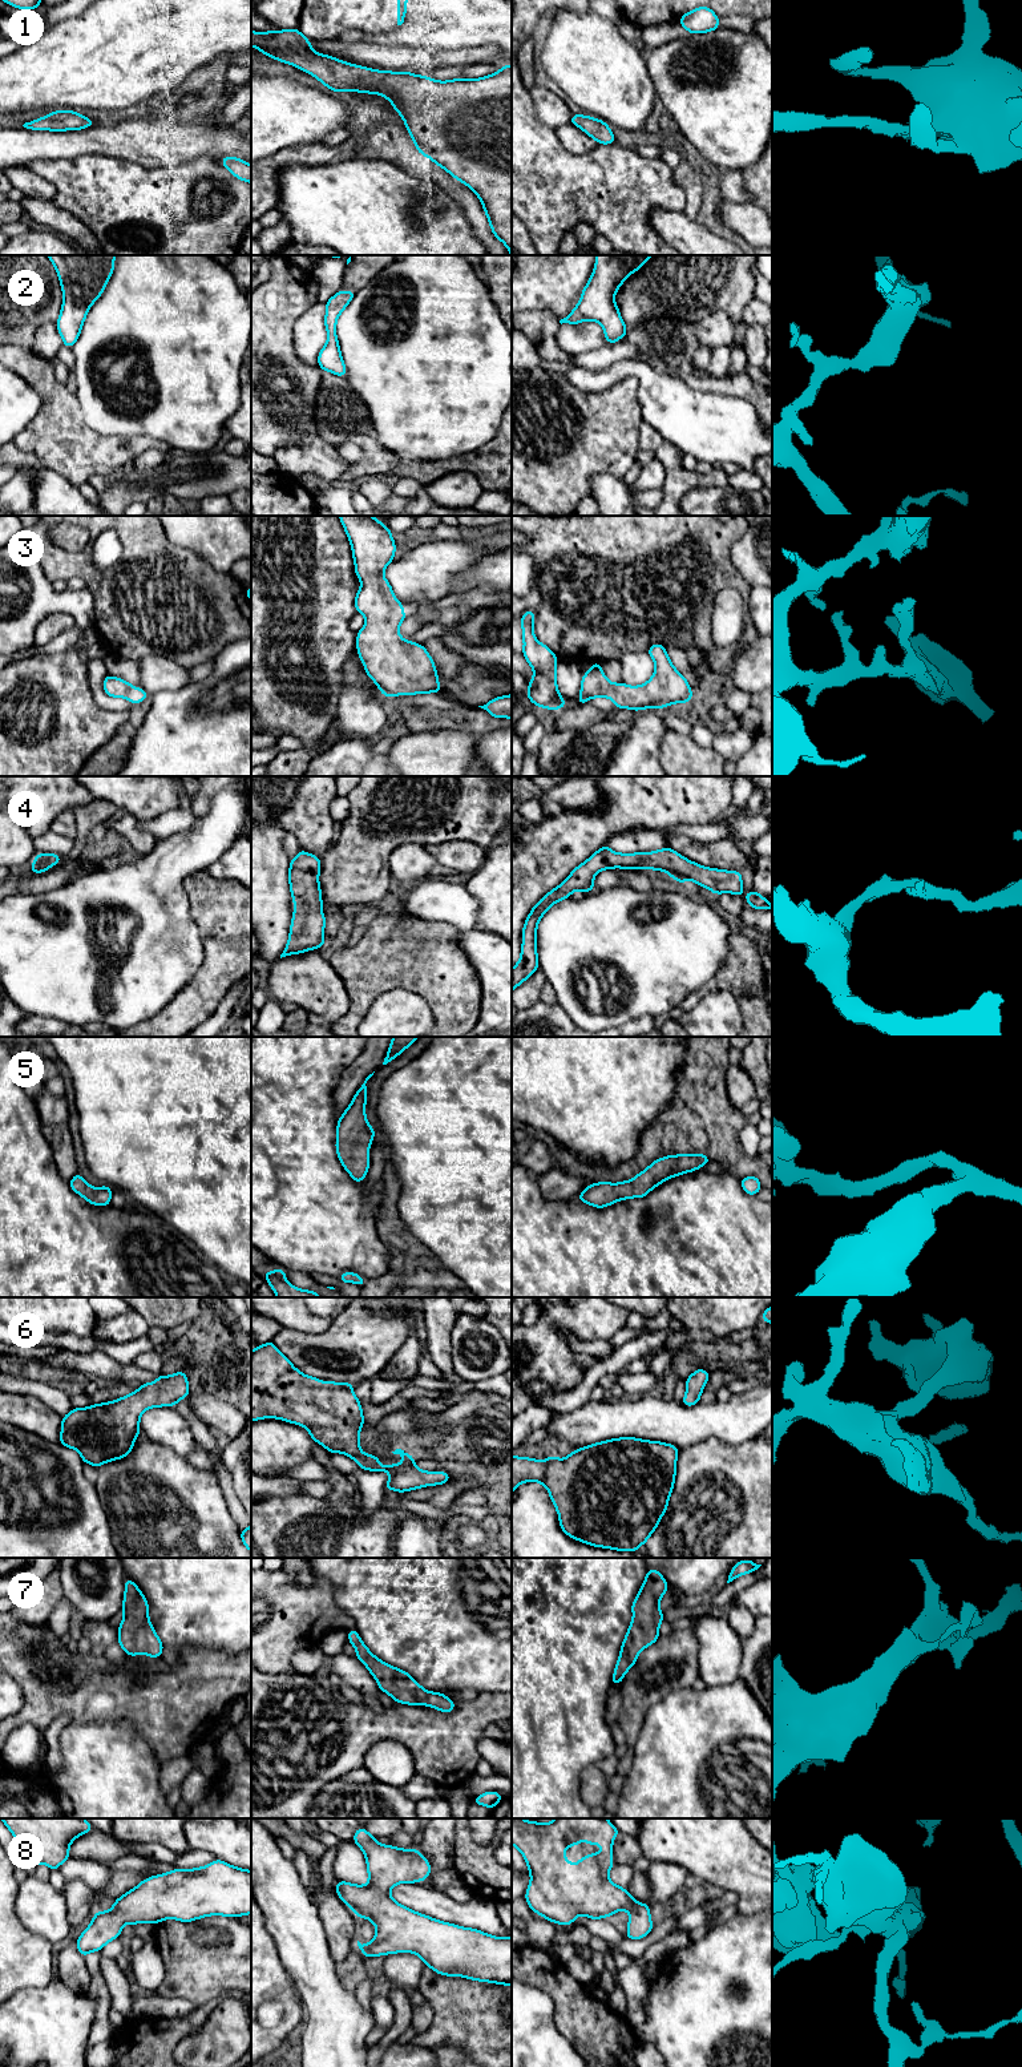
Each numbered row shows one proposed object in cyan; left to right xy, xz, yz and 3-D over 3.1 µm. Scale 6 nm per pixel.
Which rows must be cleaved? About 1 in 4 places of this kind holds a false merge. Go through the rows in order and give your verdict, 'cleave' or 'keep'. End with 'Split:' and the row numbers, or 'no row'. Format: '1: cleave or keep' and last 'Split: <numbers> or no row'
1: keep
2: keep
3: keep
4: keep
5: keep
6: keep
7: keep
8: keep
Split: no row

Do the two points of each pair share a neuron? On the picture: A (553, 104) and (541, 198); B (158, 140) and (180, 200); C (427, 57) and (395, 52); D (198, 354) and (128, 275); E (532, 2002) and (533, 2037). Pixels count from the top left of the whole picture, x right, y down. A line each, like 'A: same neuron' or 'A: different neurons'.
A: different neurons
B: different neurons
C: same neuron
D: same neuron
E: same neuron

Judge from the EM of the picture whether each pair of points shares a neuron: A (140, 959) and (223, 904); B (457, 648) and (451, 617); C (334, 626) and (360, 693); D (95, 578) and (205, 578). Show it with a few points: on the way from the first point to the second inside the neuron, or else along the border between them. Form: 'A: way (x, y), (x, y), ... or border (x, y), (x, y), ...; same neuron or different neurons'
A: border (185, 892), (204, 952); different neurons
B: way (453, 640), (448, 634), (448, 625); same neuron
C: border (356, 650), (343, 667), (340, 693); different neurons
D: way (122, 578), (177, 578); same neuron

